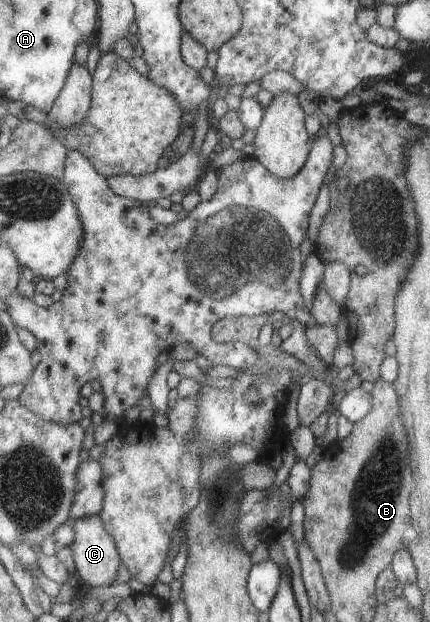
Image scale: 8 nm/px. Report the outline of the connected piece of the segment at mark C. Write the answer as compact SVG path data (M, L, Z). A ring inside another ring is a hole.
M98 515L76 518L67 523L73 532L73 540L69 547L73 552L74 567L76 568L75 578L78 582L86 583L91 587L117 584L115 578L121 560L112 536L104 530Z

